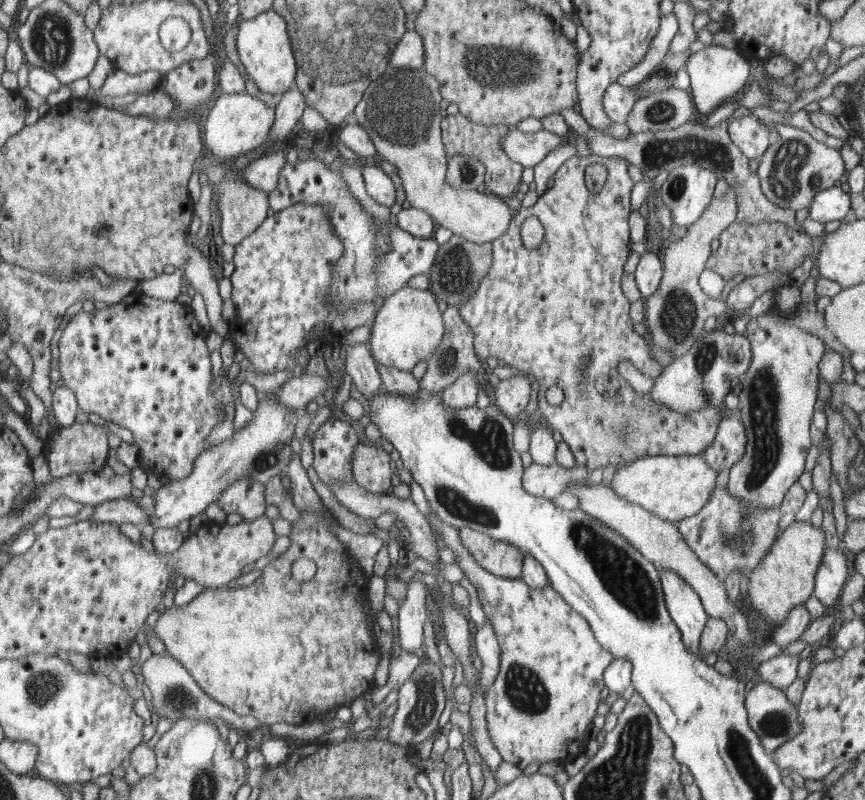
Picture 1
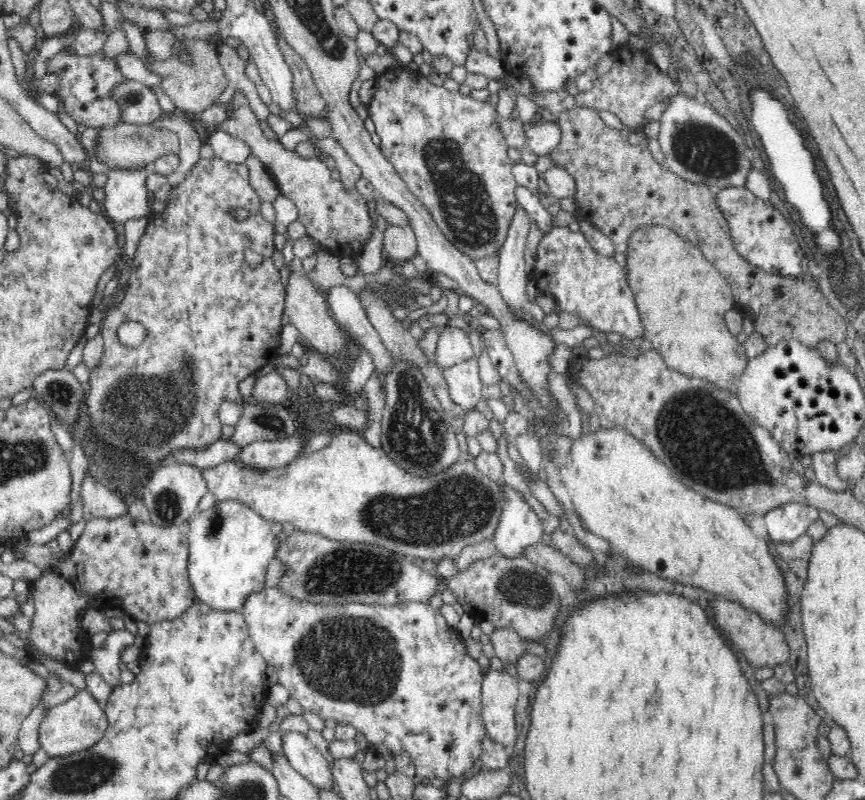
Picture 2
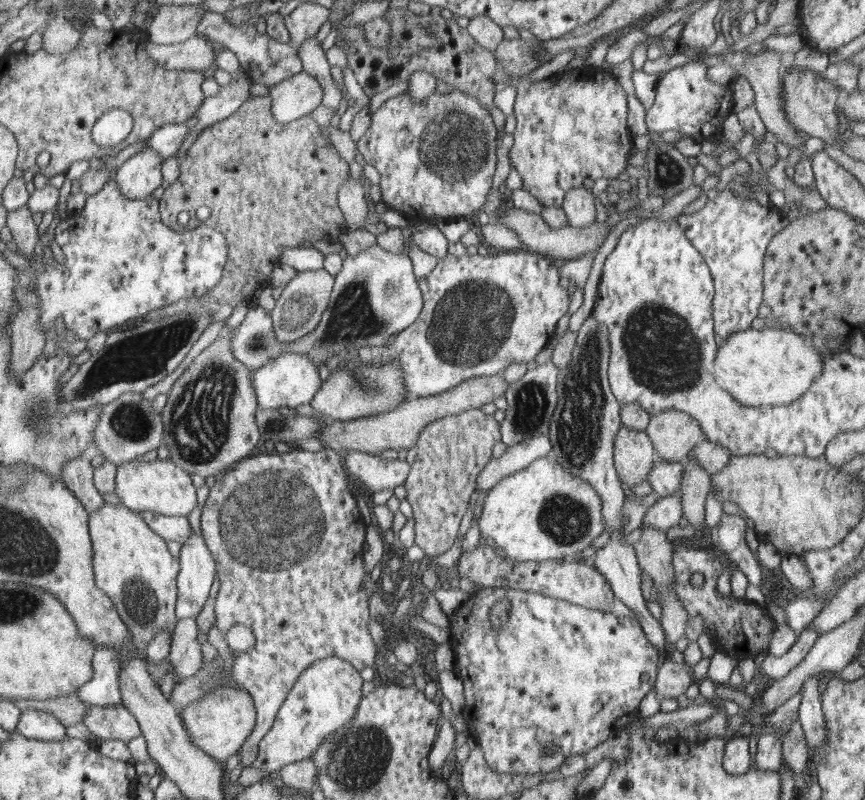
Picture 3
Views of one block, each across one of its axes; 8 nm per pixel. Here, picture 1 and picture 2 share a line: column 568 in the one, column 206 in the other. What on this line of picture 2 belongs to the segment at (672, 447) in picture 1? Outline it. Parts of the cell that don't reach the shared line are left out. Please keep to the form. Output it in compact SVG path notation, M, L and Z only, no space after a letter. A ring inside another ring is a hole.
M216 156L211 159L200 159L187 174L186 178L178 185L173 186L170 195L165 202L165 208L161 213L153 212L145 228L145 234L136 248L131 250L129 264L131 265L130 280L128 288L124 292L124 298L116 308L109 311L109 315L104 318L99 325L99 333L104 339L103 355L94 370L90 371L90 390L85 396L86 414L88 414L88 430L86 438L94 444L103 444L108 456L117 459L123 454L126 456L126 463L131 459L137 466L156 466L160 464L166 456L174 456L176 450L182 448L193 448L200 450L206 448L210 441L216 442L222 434L222 423L218 418L218 408L224 400L237 402L242 406L245 401L238 391L238 385L249 376L256 374L268 362L279 356L278 345L280 344L280 330L282 330L282 315L285 314L284 284L281 272L275 267L273 255L275 254L275 232L274 225L268 223L260 215L260 197L250 184L250 173L248 165L234 164L226 162ZM234 208L244 208L248 210L249 216L244 220L238 220L234 215ZM246 252L254 252L262 256L262 262L258 266L252 266L246 260ZM136 321L146 328L145 340L136 348L131 348L120 344L116 336L116 329L123 322Z

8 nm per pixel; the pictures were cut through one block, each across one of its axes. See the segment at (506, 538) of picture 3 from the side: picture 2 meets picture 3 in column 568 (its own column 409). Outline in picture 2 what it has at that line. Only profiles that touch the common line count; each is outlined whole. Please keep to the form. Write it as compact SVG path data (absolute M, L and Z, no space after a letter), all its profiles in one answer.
M343 429L340 434L334 436L328 446L310 454L302 455L302 457L298 457L296 460L292 460L290 464L280 468L259 469L256 467L244 466L244 463L240 462L240 460L234 460L224 461L216 466L203 469L202 473L208 487L208 492L211 492L217 501L228 499L238 500L247 504L256 514L262 516L262 518L270 523L292 524L295 530L318 533L326 538L342 542L380 545L382 548L409 556L413 560L424 565L438 562L440 559L444 558L456 559L463 551L464 547L480 543L486 539L492 539L496 532L498 521L500 521L502 506L504 506L504 496L502 496L501 484L499 484L499 481L492 480L489 476L484 476L484 473L480 472L480 469L475 465L475 461L471 457L463 457L462 460L450 466L449 469L441 474L432 474L432 476L422 476L420 478L400 468L382 449L372 447L372 445L362 437L360 432L348 429Z

